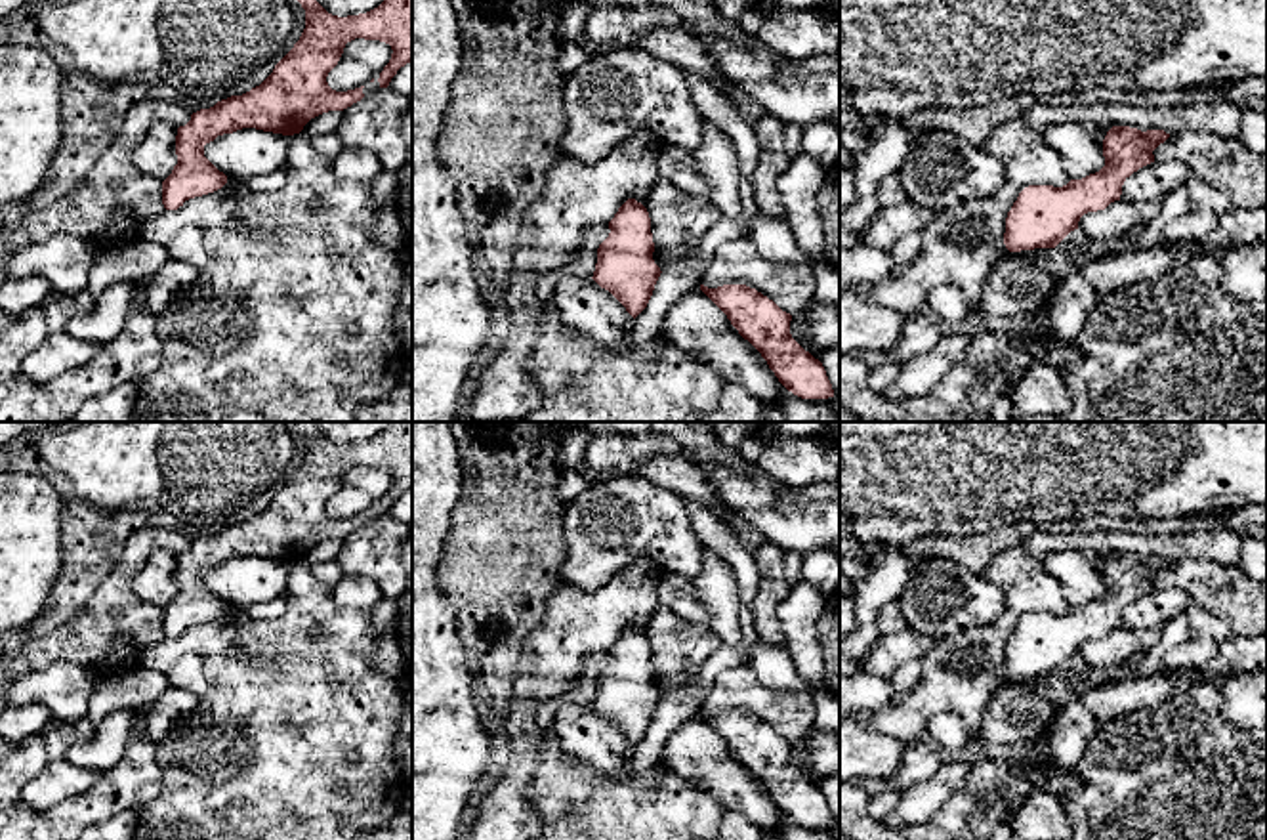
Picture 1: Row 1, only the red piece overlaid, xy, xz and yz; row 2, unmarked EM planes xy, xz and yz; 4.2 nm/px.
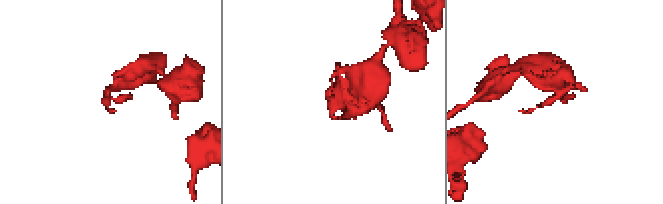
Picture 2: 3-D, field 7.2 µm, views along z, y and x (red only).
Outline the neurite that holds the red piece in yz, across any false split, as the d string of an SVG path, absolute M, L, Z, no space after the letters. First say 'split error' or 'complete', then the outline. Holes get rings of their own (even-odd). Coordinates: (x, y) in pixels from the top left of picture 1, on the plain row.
complete | M1112 554L1103 567L1105 594L1063 615L1025 615L1006 645L1004 672L1009 680L1055 676L1088 640L1120 628L1124 609L1154 590L1153 578L1170 565L1164 557L1141 559Z

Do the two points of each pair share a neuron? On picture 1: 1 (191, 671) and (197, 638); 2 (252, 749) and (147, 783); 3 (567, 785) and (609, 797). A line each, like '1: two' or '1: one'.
1: two
2: two
3: one

